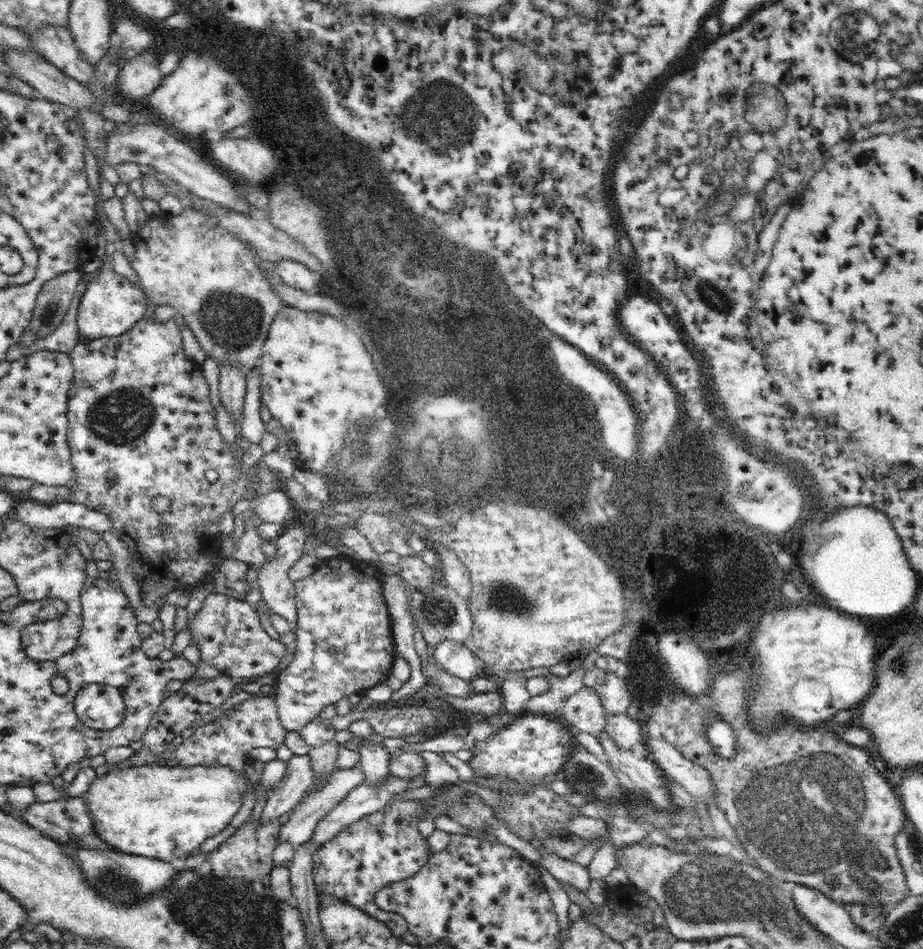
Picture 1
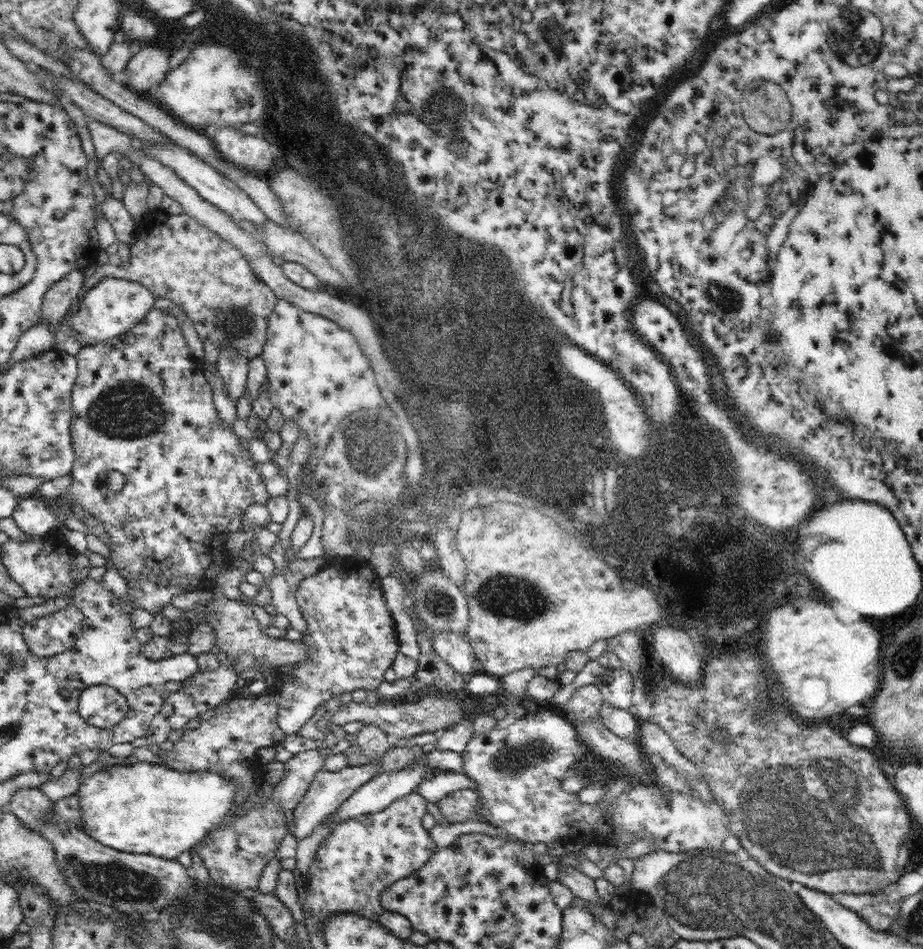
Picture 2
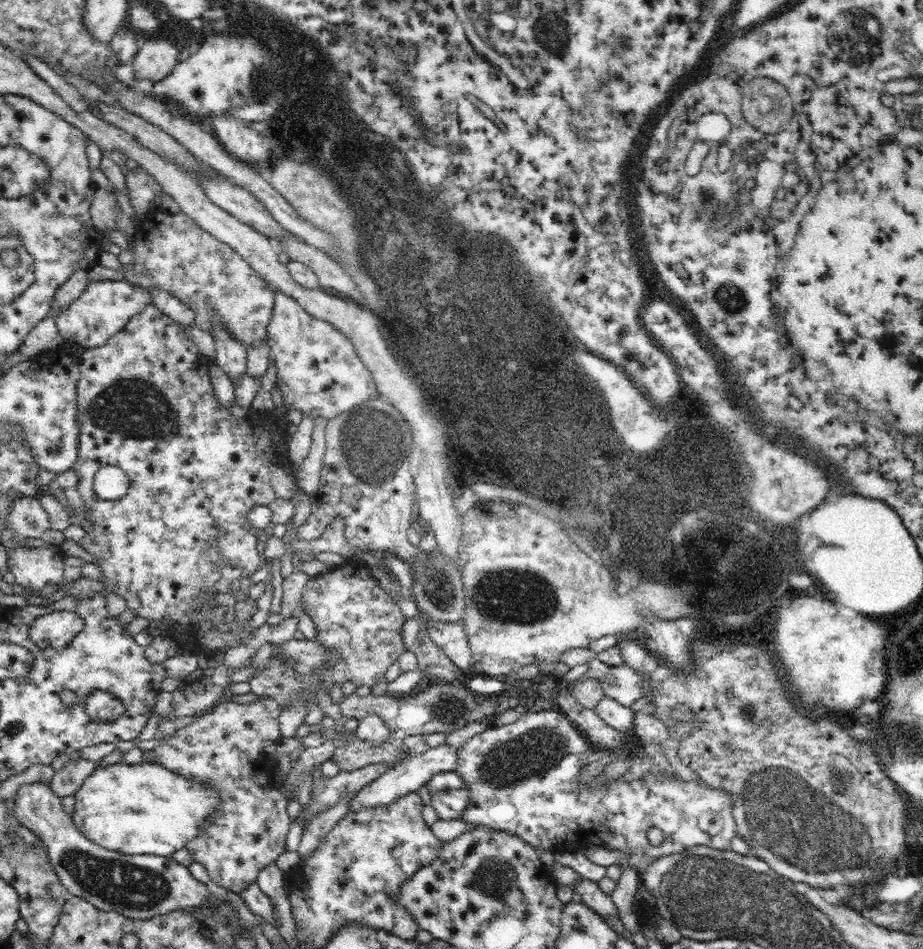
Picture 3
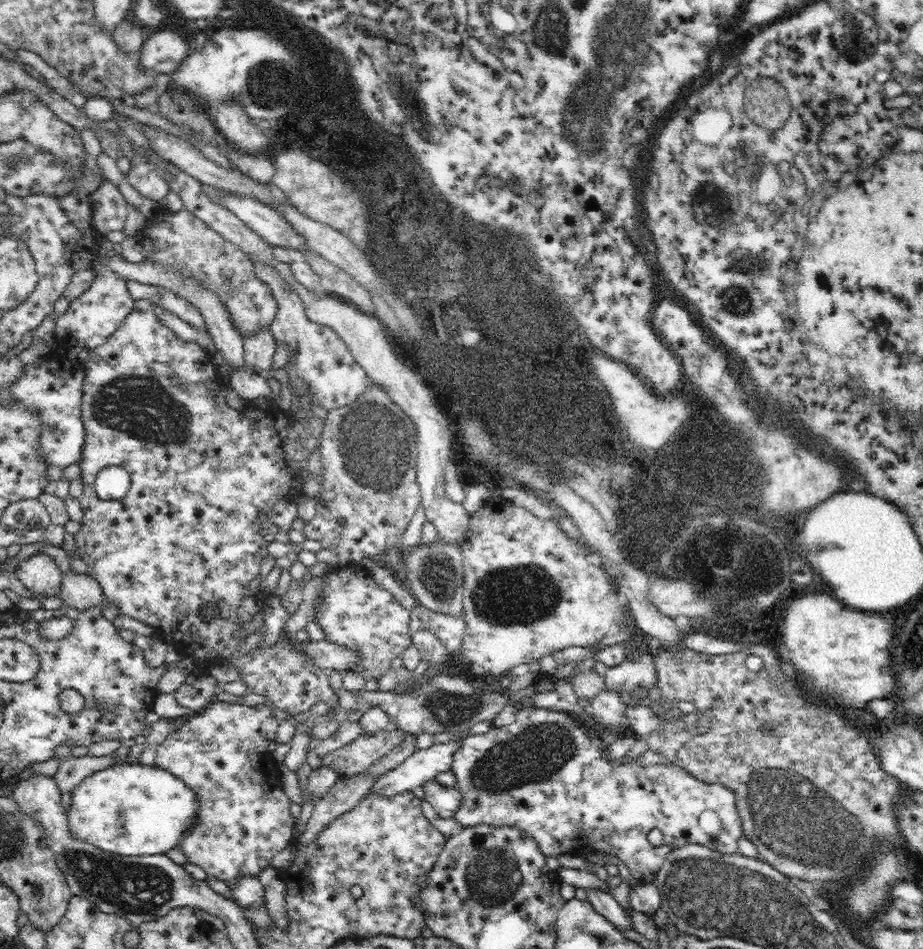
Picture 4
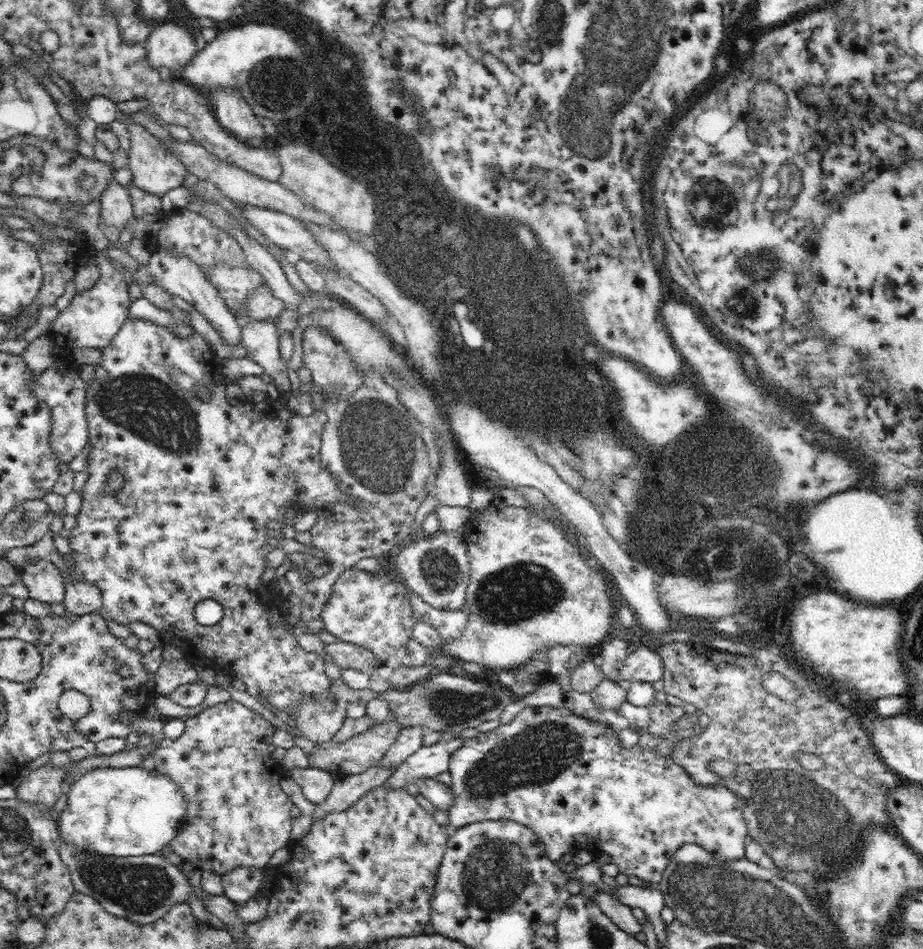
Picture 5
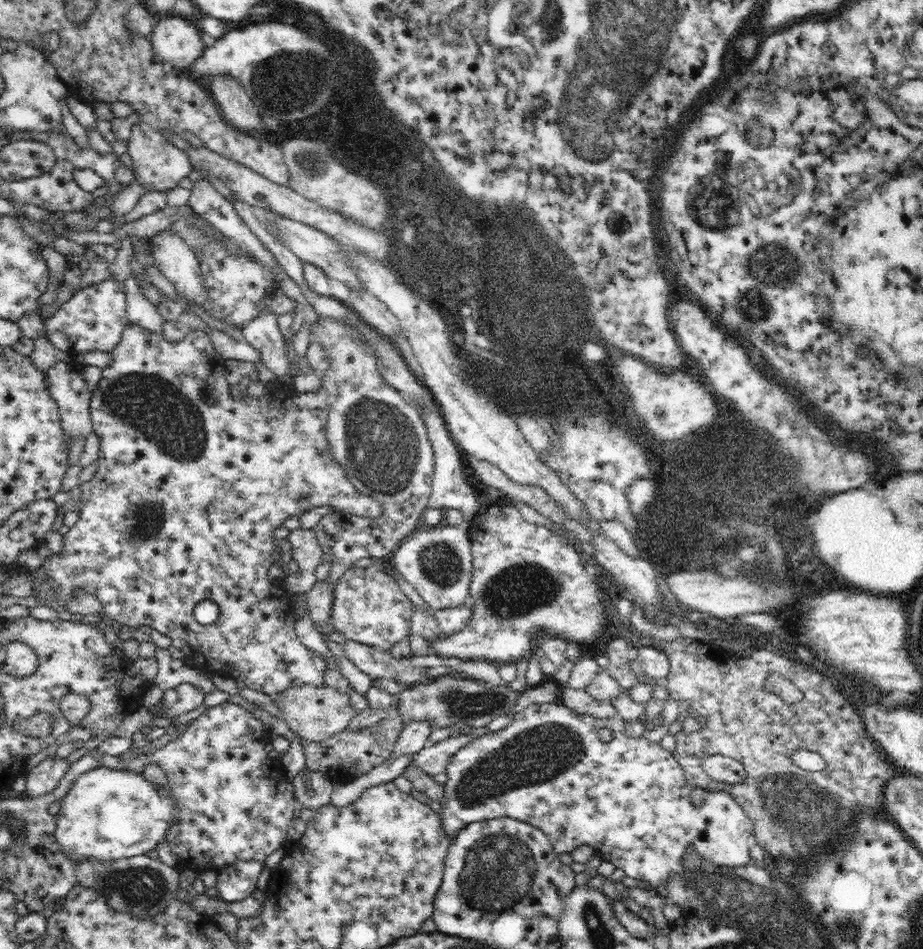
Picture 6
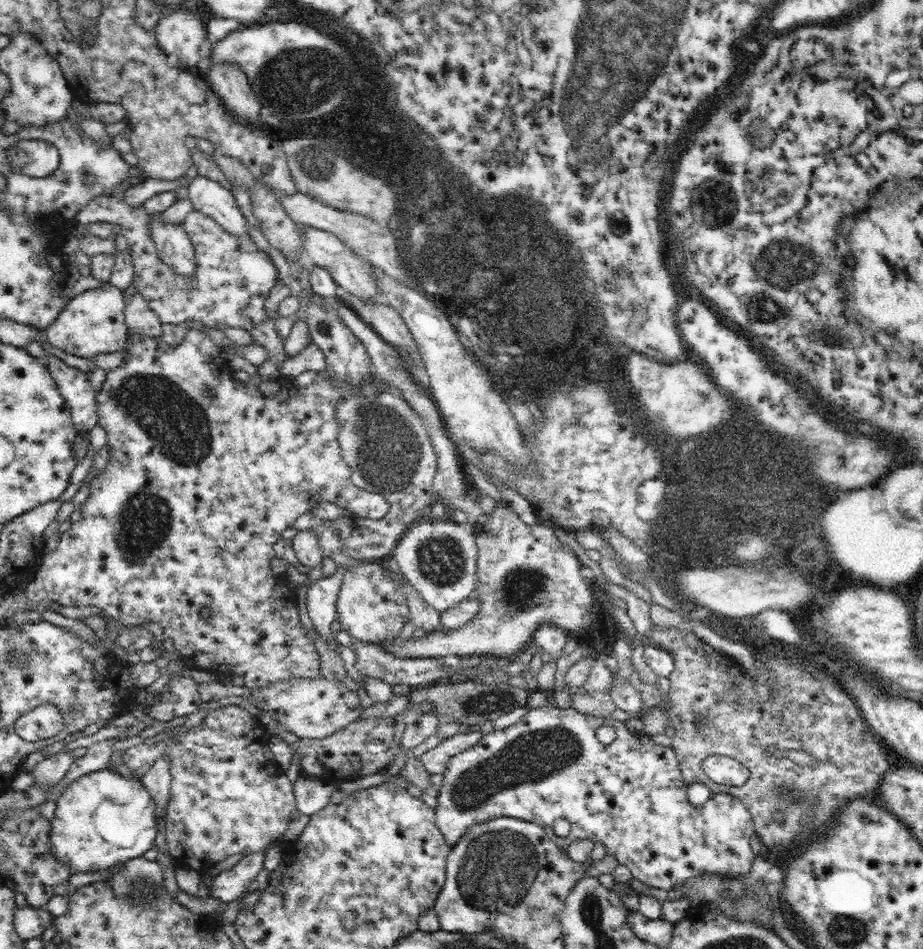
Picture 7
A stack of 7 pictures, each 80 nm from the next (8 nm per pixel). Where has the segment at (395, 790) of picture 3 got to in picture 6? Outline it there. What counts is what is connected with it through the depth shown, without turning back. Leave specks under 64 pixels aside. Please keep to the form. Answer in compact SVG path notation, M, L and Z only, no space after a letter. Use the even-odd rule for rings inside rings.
M469 731L466 733L455 732L443 741L426 745L418 753L413 754L413 760L429 775L442 774L452 756L473 740L474 736Z

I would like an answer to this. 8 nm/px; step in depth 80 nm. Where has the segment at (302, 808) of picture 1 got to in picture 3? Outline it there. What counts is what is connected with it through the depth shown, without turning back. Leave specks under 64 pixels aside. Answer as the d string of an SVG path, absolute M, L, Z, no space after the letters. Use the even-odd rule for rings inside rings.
M378 763L365 766L363 769L353 770L350 773L340 771L336 776L332 778L324 777L321 771L321 767L313 770L313 785L311 790L311 803L309 809L305 812L305 821L303 822L303 828L306 829L306 824L322 810L328 810L330 806L336 806L336 802L340 802L346 794L352 796L356 794L361 788L364 788L369 782L376 780L381 774L384 774L392 764L386 765L386 763Z

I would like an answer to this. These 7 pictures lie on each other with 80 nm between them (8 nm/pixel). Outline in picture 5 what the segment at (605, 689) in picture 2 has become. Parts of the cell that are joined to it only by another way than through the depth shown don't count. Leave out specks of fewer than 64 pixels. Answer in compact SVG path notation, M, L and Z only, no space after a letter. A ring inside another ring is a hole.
M632 648L629 656L620 669L619 680L621 683L633 683L636 681L654 684L663 678L664 663L658 652L652 652L650 648Z

